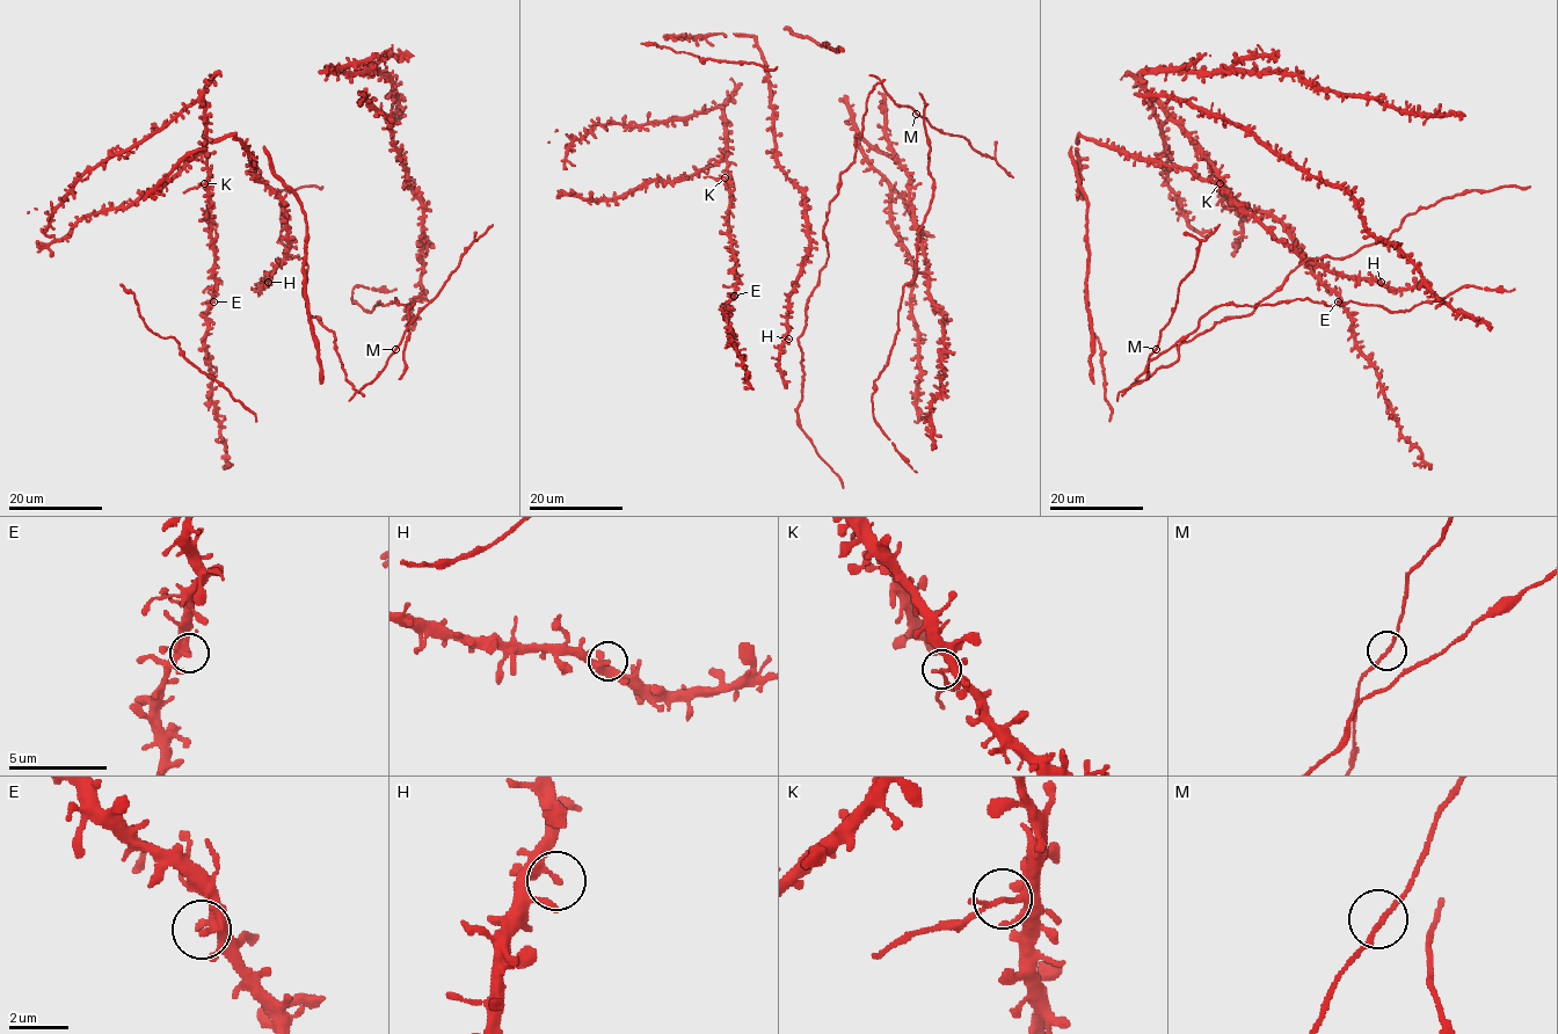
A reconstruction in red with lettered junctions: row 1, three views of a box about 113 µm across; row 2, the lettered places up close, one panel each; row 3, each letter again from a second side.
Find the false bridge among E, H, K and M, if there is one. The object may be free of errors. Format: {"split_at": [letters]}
{"split_at": ["K"]}

